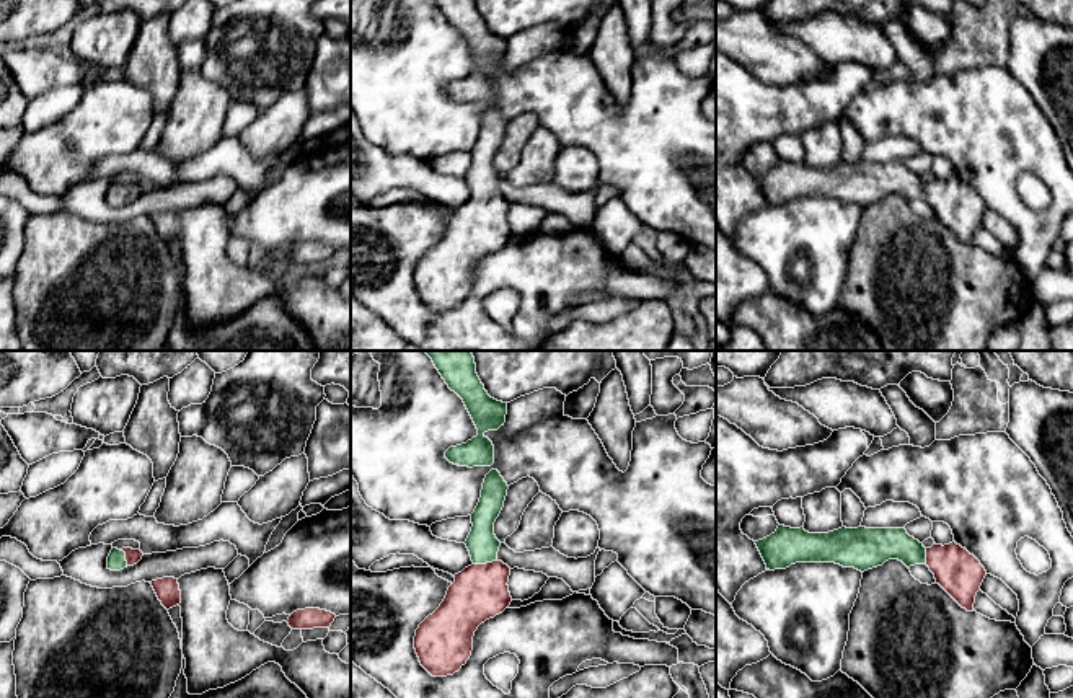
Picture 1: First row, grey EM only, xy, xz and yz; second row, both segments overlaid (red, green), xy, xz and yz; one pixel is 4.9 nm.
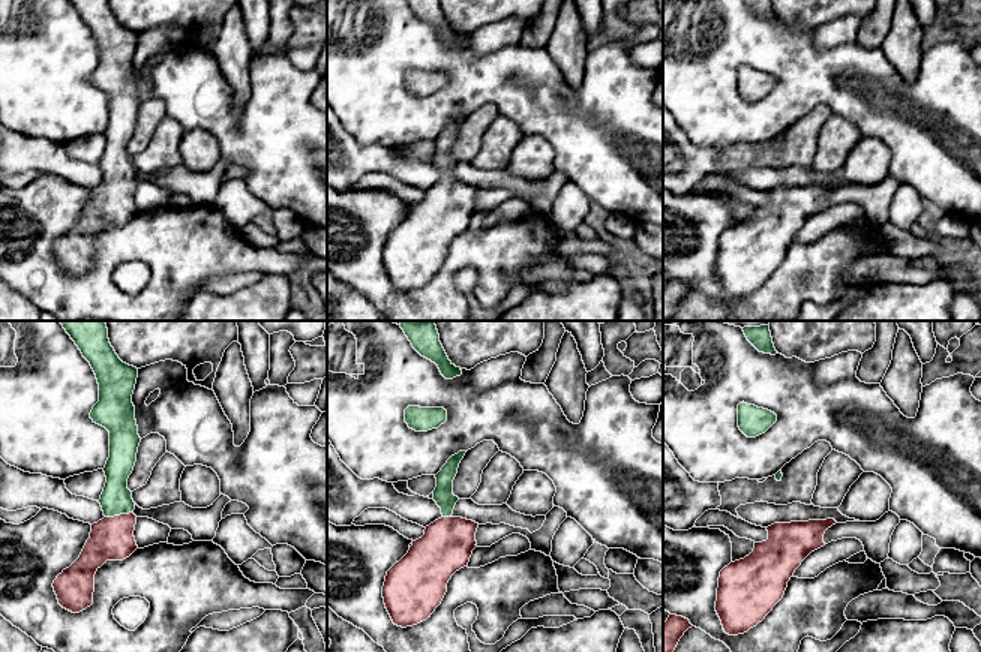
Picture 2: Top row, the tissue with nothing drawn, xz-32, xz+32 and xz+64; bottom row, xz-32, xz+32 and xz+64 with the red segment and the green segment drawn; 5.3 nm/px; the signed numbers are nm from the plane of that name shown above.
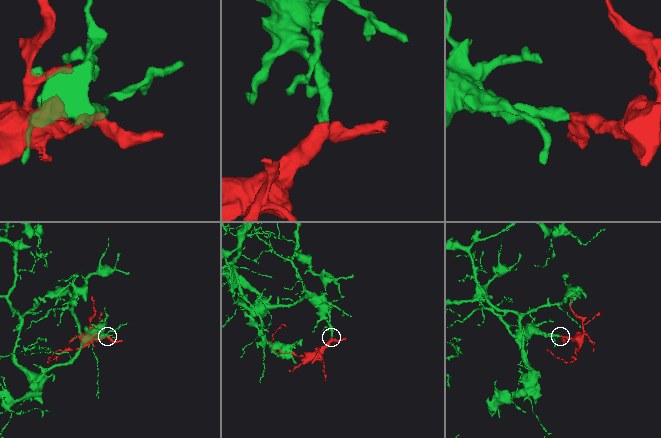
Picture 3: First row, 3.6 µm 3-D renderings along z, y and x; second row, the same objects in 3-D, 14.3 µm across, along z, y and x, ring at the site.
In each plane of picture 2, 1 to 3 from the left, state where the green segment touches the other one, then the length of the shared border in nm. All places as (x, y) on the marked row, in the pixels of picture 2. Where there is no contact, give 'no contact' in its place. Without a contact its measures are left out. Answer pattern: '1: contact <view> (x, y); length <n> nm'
1: contact xz-32 (120, 514); length 160 nm
2: contact xz+32 (446, 517); length 40 nm
3: no contact

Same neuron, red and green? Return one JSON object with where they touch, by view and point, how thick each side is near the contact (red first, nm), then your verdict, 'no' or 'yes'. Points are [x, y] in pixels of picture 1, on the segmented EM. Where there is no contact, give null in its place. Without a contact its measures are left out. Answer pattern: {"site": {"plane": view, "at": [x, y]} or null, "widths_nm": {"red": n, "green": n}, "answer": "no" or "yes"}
{"site": {"plane": "xz", "at": [486, 563]}, "widths_nm": {"red": 280, "green": 150}, "answer": "yes"}

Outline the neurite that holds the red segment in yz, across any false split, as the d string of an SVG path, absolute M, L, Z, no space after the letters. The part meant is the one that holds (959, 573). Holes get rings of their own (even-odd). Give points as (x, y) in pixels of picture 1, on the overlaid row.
M778 525L770 537L755 541L766 569L786 569L796 563L835 563L843 568L854 568L861 572L882 566L889 559L899 559L907 568L926 564L939 584L962 608L974 612L975 595L987 576L980 561L956 541L949 545L933 545L925 548L923 543L907 533L905 528L846 528L828 533L809 533L801 528Z

